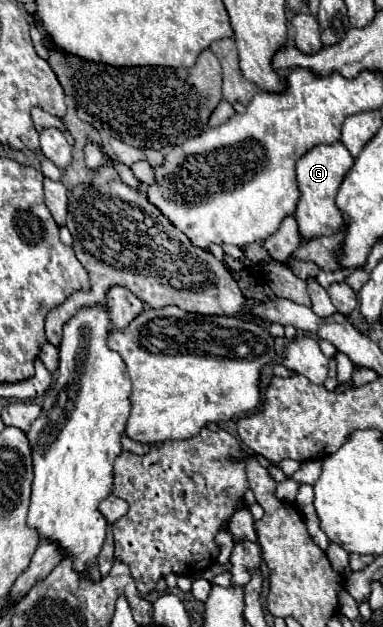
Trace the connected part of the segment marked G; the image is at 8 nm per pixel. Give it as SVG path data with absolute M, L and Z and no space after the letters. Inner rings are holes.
M338 141L332 145L316 145L314 149L310 149L304 157L298 159L296 163L296 179L298 179L298 189L300 189L300 199L294 211L300 235L304 241L314 239L314 237L324 237L324 235L332 235L338 233L344 225L342 213L334 203L336 191L344 179L344 175L348 173L348 169L354 165L354 159L350 155L350 151Z

